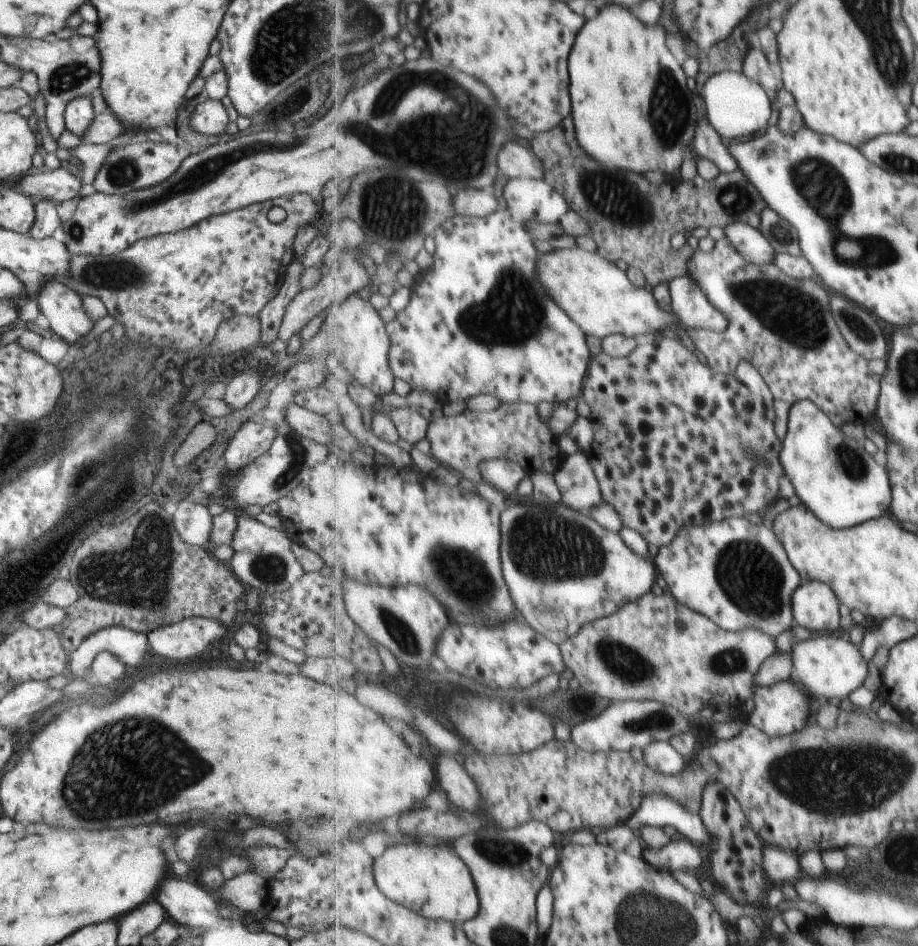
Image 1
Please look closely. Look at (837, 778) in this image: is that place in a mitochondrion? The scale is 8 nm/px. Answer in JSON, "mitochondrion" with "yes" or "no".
{"mitochondrion":"yes"}

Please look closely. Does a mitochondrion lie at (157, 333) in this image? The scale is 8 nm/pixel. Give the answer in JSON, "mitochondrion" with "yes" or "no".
{"mitochondrion":"no"}

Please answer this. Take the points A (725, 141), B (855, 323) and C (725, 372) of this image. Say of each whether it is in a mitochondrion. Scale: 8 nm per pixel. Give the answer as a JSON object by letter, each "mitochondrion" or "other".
{"A":"other","B":"mitochondrion","C":"other"}

